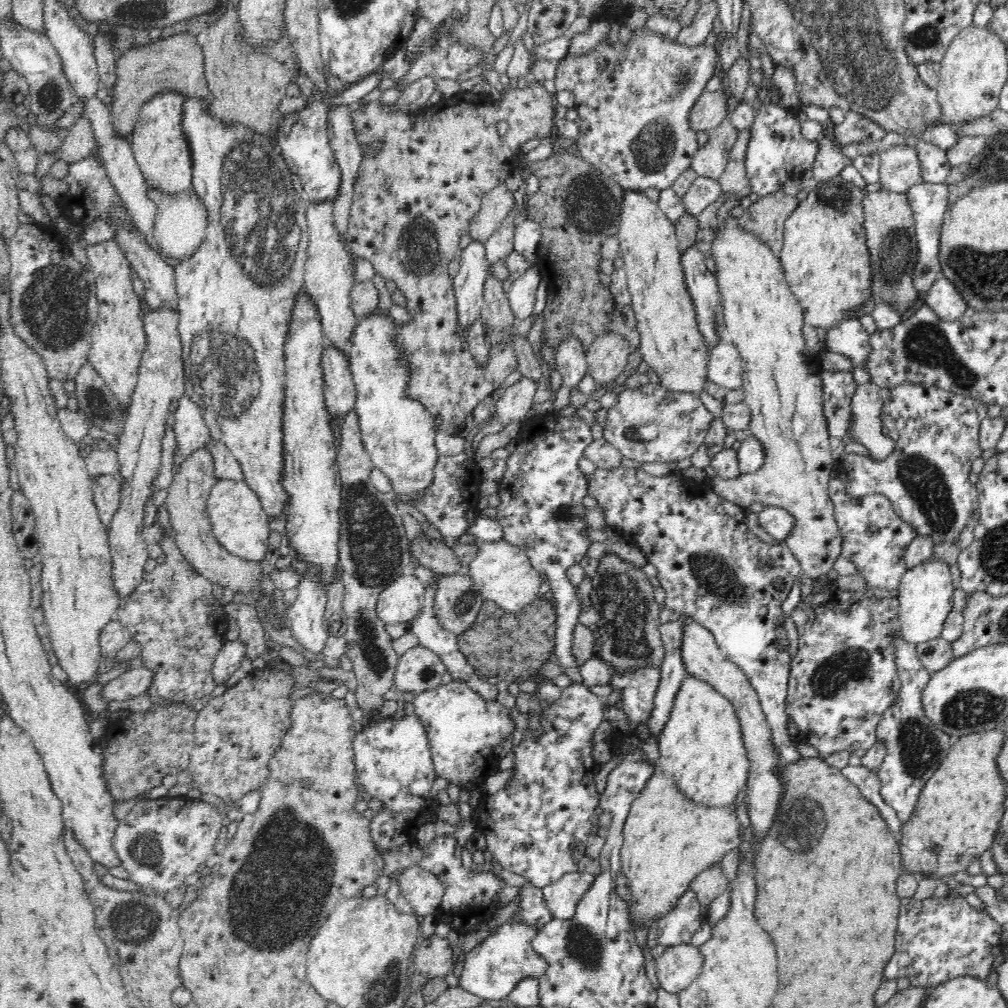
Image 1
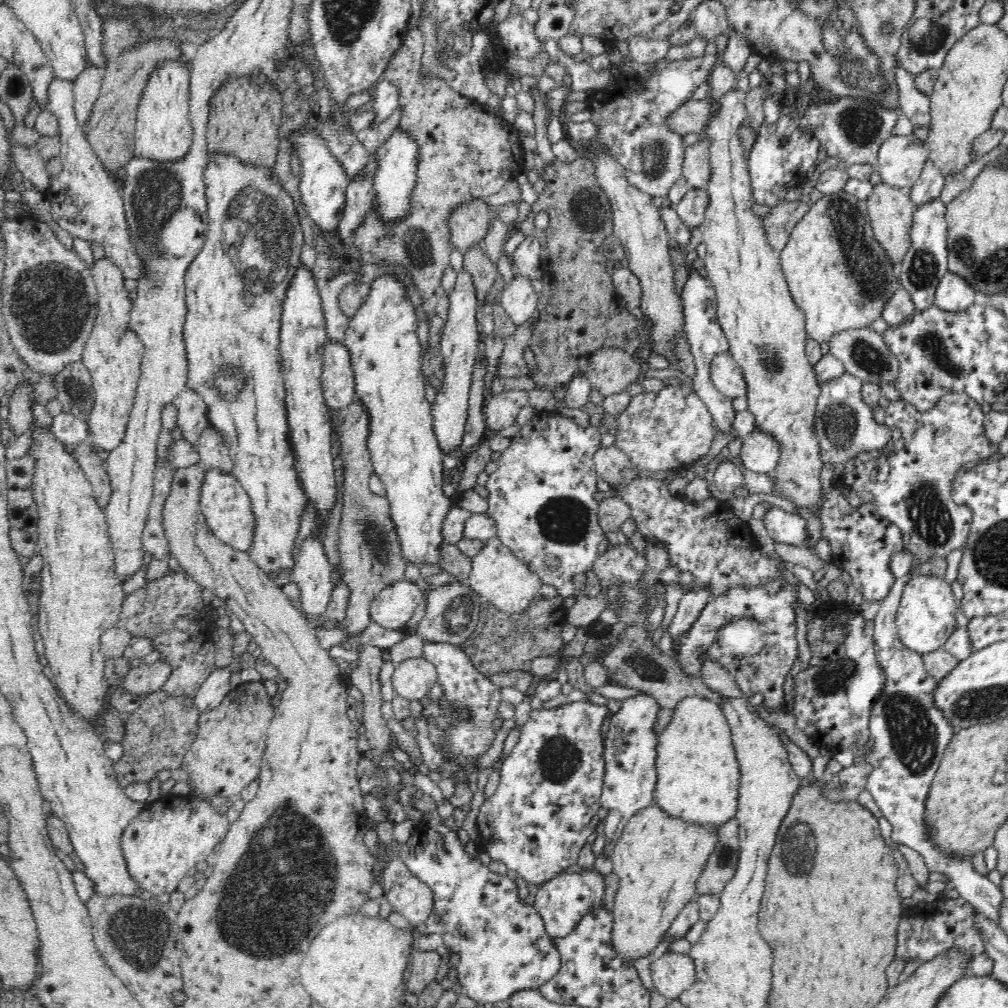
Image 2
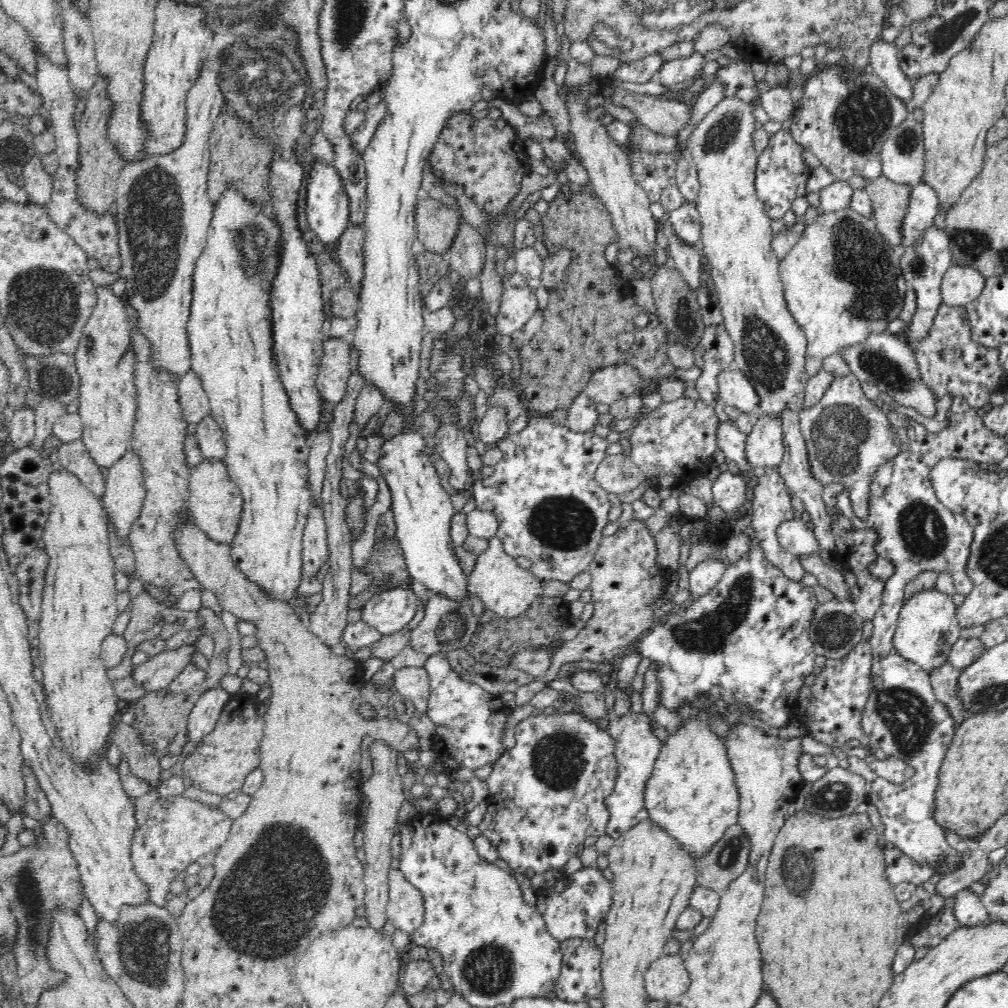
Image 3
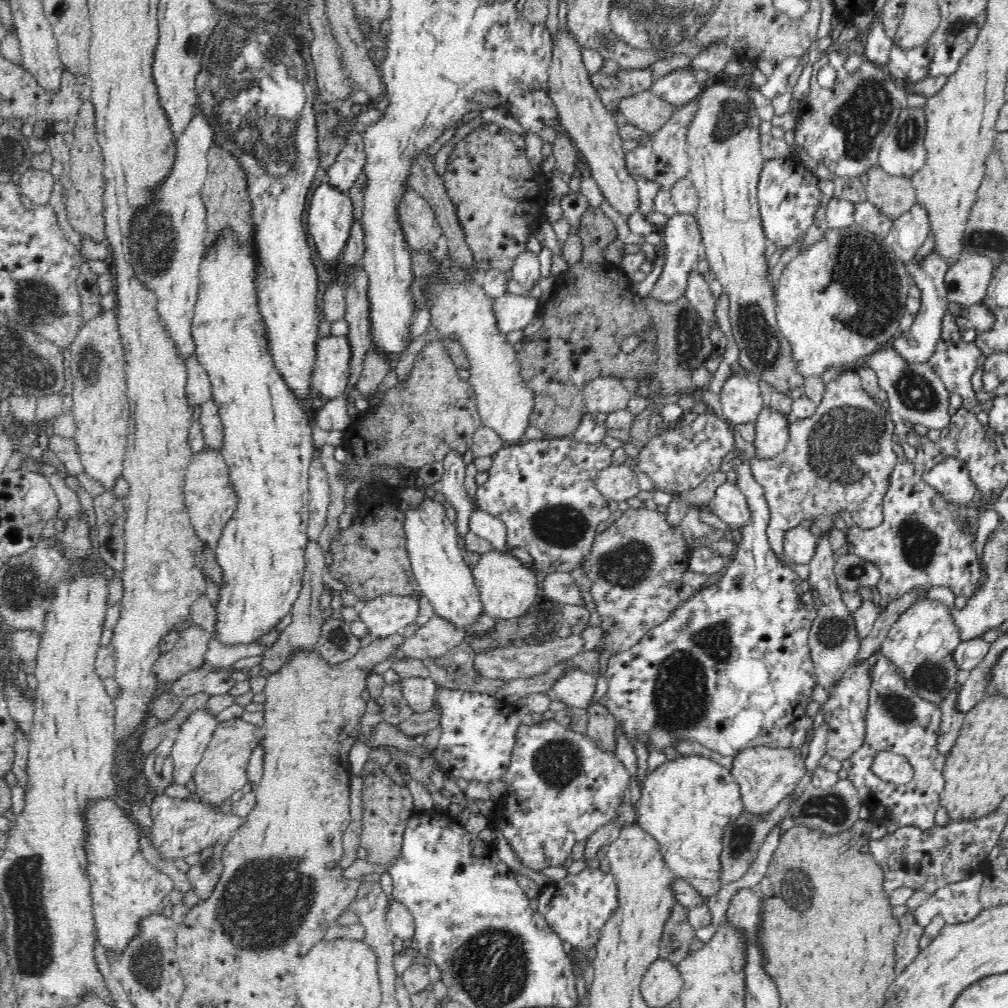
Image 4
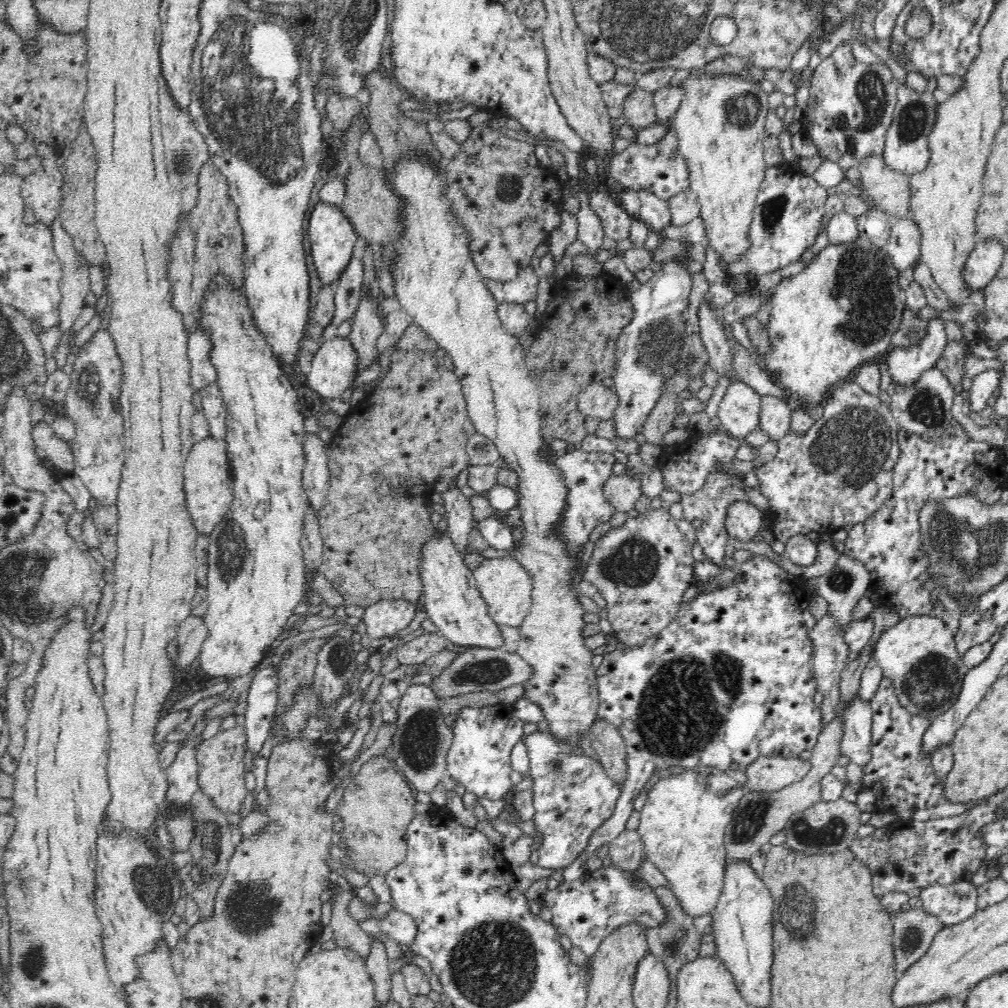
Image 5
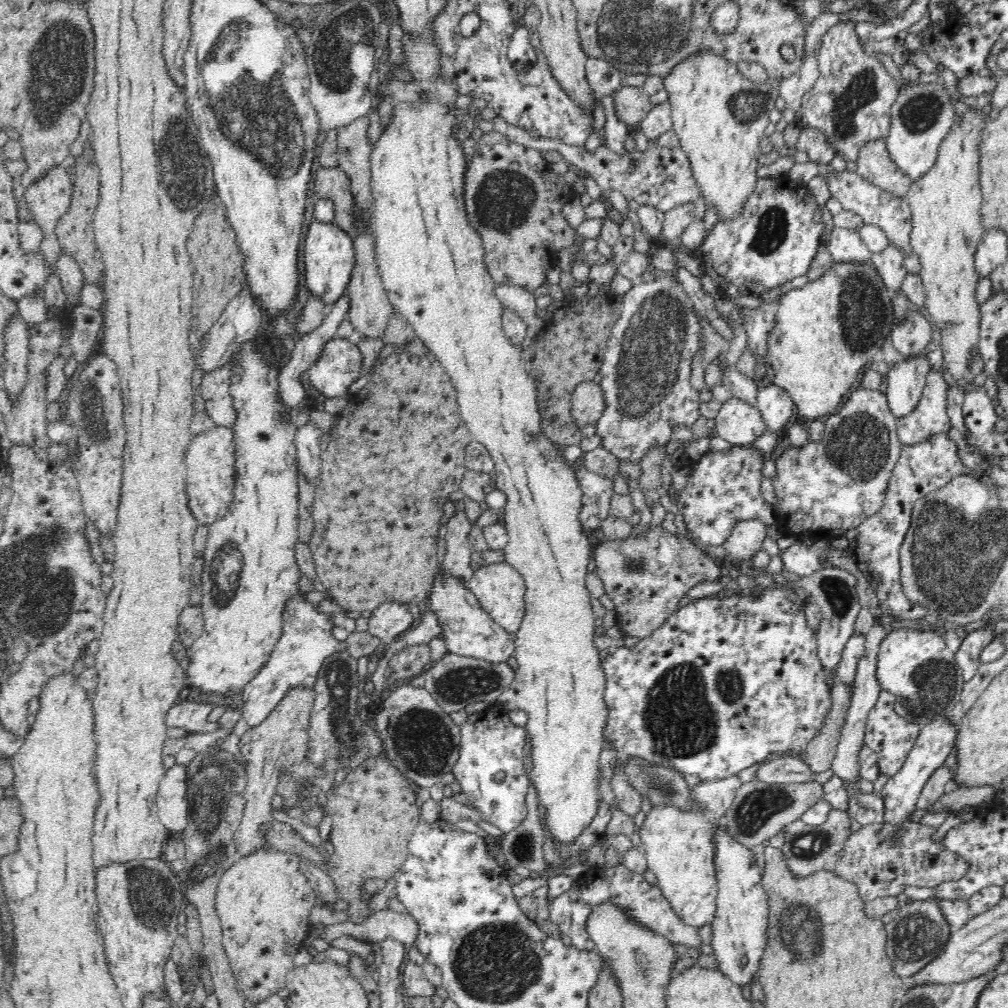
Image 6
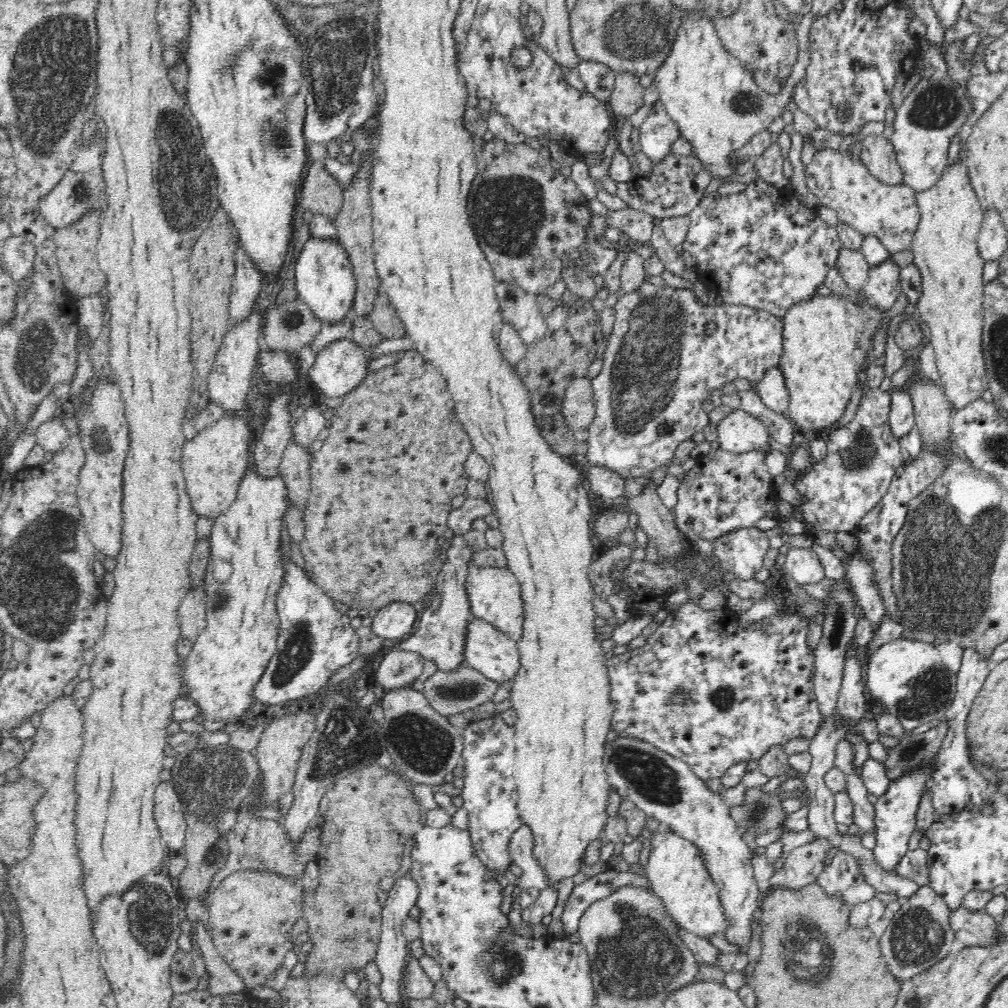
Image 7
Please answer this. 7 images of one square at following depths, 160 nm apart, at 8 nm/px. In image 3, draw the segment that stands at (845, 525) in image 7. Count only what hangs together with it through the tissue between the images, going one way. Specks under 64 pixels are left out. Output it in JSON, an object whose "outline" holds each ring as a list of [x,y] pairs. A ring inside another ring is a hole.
{"outline":[[[853,374],[843,378],[834,378],[826,393],[815,405],[808,410],[799,412],[799,427],[804,442],[806,443],[806,455],[810,463],[810,473],[824,488],[828,484],[838,483],[843,486],[842,491],[848,491],[850,504],[854,515],[860,520],[868,520],[869,496],[871,480],[874,478],[880,465],[891,461],[902,449],[897,442],[896,430],[887,417],[887,408],[880,408],[870,400],[862,389],[862,382]],[[776,466],[772,468],[764,468],[759,471],[757,478],[757,486],[754,489],[754,498],[751,502],[753,506],[751,514],[750,527],[745,533],[753,534],[760,546],[763,548],[766,558],[778,569],[780,569],[786,576],[790,577],[796,582],[800,582],[800,578],[804,574],[805,570],[801,563],[798,561],[797,556],[785,551],[782,545],[779,543],[777,532],[778,528],[784,522],[790,522],[794,518],[794,507],[792,507],[792,497],[790,496],[790,490],[786,486],[785,480],[781,477],[779,470]]]}

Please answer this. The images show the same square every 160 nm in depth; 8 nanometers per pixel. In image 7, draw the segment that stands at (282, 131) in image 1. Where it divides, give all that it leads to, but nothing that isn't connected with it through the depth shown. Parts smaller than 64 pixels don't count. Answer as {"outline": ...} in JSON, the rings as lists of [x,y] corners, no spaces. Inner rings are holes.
{"outline":[[[311,237],[306,242],[296,263],[296,290],[299,300],[304,302],[321,322],[334,326],[349,316],[353,317],[356,278],[349,257],[337,240],[327,242]]]}

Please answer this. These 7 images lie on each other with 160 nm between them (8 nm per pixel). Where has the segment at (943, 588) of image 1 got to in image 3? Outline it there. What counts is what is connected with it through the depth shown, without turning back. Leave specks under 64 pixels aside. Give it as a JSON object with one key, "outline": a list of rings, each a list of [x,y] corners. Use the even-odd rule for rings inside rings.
{"outline":[[[929,589],[911,596],[903,603],[898,615],[892,638],[894,648],[904,659],[920,665],[922,670],[931,674],[934,669],[948,663],[948,653],[960,636],[961,628],[956,610],[951,596],[938,589]]]}

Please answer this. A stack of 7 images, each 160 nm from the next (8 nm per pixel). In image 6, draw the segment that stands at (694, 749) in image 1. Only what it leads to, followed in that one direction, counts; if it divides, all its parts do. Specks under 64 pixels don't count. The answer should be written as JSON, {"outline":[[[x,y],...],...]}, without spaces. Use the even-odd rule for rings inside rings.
{"outline":[[[738,775],[729,776],[722,780],[703,781],[700,786],[692,788],[694,801],[698,803],[700,809],[697,811],[682,811],[670,806],[653,808],[646,815],[646,819],[639,830],[641,846],[645,849],[645,856],[648,860],[648,869],[655,875],[660,892],[671,904],[676,916],[680,917],[682,922],[688,926],[699,929],[704,925],[710,925],[714,920],[718,885],[714,867],[714,841],[712,841],[712,836],[714,836],[716,824],[721,824],[720,820],[722,820],[724,812],[733,804],[742,784],[743,782]]]}

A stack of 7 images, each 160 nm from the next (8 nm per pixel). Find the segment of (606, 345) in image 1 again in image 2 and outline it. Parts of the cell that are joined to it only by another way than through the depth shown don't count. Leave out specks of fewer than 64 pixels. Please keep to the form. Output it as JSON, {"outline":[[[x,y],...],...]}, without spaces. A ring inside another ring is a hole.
{"outline":[[[603,348],[590,355],[586,373],[591,389],[606,398],[626,393],[630,385],[640,383],[645,367],[645,364],[622,349]]]}

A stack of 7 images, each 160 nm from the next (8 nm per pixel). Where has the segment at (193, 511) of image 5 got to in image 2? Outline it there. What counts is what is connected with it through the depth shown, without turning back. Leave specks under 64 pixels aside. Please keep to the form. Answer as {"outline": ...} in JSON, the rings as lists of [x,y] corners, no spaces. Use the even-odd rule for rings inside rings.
{"outline":[[[217,468],[204,469],[204,482],[200,486],[200,511],[214,536],[238,552],[246,551],[252,544],[255,516],[252,513],[250,497],[244,487],[231,473]]]}

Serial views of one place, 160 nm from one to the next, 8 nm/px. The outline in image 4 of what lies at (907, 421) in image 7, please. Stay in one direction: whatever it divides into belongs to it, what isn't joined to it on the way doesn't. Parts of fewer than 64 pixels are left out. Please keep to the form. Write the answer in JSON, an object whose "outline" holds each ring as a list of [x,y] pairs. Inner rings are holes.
{"outline":[[[932,253],[926,256],[920,264],[917,264],[914,259],[908,262],[906,270],[909,272],[912,282],[921,291],[921,306],[919,312],[915,315],[912,328],[893,339],[891,346],[904,361],[910,364],[928,363],[936,350],[936,344],[938,344],[942,334],[944,318],[946,318],[952,304],[948,300],[945,286],[945,275],[949,270],[949,265],[938,254]]]}

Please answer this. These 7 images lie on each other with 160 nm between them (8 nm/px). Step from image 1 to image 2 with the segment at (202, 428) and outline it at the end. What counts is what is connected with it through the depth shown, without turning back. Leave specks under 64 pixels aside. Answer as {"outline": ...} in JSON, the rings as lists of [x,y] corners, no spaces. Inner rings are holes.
{"outline":[[[190,388],[180,392],[173,403],[177,408],[177,427],[182,430],[184,439],[196,445],[200,434],[209,425],[207,404]]]}

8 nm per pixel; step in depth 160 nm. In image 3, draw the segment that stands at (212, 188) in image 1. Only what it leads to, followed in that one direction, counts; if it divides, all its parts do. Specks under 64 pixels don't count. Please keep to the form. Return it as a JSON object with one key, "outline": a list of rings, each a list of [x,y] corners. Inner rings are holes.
{"outline":[[[226,189],[218,202],[213,207],[213,217],[207,234],[207,244],[202,252],[202,256],[196,262],[193,276],[193,299],[191,304],[191,314],[187,323],[187,335],[189,338],[189,347],[191,350],[191,369],[196,372],[202,381],[202,387],[208,394],[209,405],[211,406],[210,415],[220,425],[225,443],[226,456],[222,461],[227,466],[229,475],[238,485],[238,490],[242,495],[242,512],[240,512],[240,523],[238,529],[230,545],[230,559],[232,563],[244,573],[244,577],[252,583],[256,583],[256,587],[260,587],[262,591],[266,591],[266,595],[270,599],[280,599],[288,603],[293,596],[297,594],[297,588],[300,580],[303,578],[303,531],[307,524],[307,514],[313,504],[312,491],[309,485],[309,468],[307,460],[310,454],[310,445],[308,440],[308,430],[302,428],[296,412],[292,410],[289,397],[287,396],[285,387],[280,381],[278,367],[273,357],[273,338],[272,338],[272,314],[271,300],[269,294],[273,286],[275,269],[278,269],[280,260],[278,260],[279,249],[281,248],[280,227],[272,221],[270,217],[270,204],[250,203],[244,199],[236,189]]]}

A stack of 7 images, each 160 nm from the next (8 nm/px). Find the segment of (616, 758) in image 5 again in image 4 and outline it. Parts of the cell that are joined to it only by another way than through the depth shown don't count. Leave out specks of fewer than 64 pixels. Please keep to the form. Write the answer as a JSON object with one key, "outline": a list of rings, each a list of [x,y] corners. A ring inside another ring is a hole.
{"outline":[[[592,703],[587,709],[588,728],[587,735],[601,750],[607,754],[616,754],[616,722],[614,715],[602,704]]]}

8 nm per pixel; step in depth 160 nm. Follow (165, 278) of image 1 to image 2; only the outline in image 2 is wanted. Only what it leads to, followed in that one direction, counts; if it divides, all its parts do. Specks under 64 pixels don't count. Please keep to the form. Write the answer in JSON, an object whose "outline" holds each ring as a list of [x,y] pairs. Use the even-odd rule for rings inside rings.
{"outline":[[[54,77],[48,84],[48,103],[45,105],[52,111],[52,115],[58,119],[58,135],[57,139],[60,141],[59,160],[62,163],[62,170],[57,178],[52,178],[48,190],[45,191],[46,198],[50,202],[50,210],[52,213],[52,220],[57,222],[60,228],[68,230],[69,234],[75,240],[82,239],[88,243],[98,243],[104,247],[106,253],[105,258],[114,263],[115,266],[122,272],[124,278],[137,279],[142,274],[142,260],[138,257],[134,245],[131,242],[130,233],[128,232],[128,225],[124,215],[123,202],[120,194],[121,185],[117,178],[114,178],[102,168],[102,162],[96,157],[94,149],[90,147],[88,139],[86,139],[85,130],[83,126],[75,117],[75,108],[73,107],[73,81],[62,80]]]}

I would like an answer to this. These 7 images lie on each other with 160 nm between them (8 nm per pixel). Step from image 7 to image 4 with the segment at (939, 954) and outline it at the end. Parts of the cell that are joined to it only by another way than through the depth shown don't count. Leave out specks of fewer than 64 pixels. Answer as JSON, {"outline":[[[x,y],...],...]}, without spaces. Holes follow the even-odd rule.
{"outline":[[[907,913],[898,918],[900,936],[896,940],[896,972],[899,975],[921,951],[920,938],[924,926],[920,926],[915,919],[916,913]]]}

